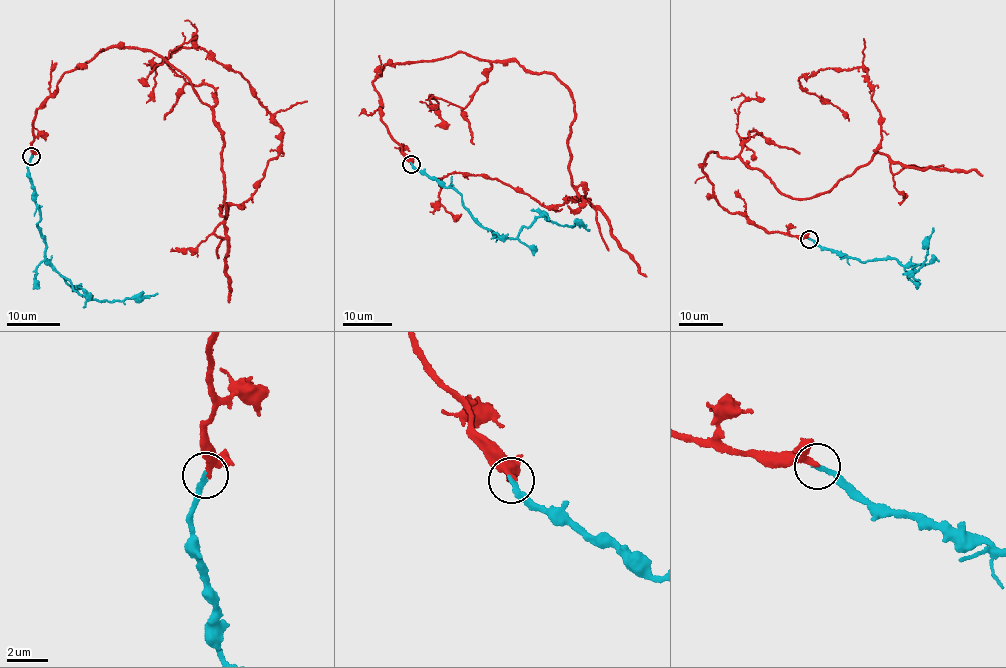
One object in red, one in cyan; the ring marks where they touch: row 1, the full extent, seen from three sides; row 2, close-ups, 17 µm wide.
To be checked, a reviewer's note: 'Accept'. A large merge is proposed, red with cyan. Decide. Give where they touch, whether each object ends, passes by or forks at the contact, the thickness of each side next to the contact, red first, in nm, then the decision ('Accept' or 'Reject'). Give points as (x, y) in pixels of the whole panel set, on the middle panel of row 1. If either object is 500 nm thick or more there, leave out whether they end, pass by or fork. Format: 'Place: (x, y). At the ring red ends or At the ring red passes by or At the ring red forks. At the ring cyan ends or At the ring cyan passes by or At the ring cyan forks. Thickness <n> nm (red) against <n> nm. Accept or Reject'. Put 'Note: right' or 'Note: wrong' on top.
Note: right
Place: (411, 164). At the ring red passes by. At the ring cyan ends. Thickness 260 nm (red) against 240 nm. Accept

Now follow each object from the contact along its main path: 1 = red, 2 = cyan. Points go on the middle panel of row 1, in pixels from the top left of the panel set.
1: (411, 163), (388, 64), (462, 52), (565, 86), (585, 195), (453, 171), (457, 220)
2: (411, 163), (414, 169), (460, 193), (480, 225), (507, 238), (515, 237), (540, 216), (589, 230)

